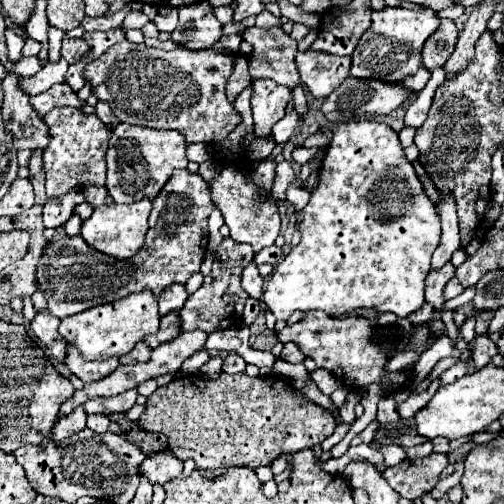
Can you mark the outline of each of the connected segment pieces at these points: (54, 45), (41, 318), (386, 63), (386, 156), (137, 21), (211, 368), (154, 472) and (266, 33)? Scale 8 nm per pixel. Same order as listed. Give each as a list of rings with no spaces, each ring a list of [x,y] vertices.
[[[49,26],[47,34],[49,34],[49,60],[59,60],[61,58],[61,40],[63,40],[65,32],[55,26]]]
[[[45,310],[37,312],[35,318],[31,320],[31,328],[35,332],[35,336],[51,350],[51,354],[63,362],[63,352],[65,352],[65,340],[59,336],[57,332],[59,320],[55,320],[55,316],[49,316]]]
[[[385,6],[373,10],[373,24],[367,34],[361,36],[355,52],[351,76],[355,78],[383,78],[383,80],[405,80],[415,74],[421,64],[421,48],[425,40],[439,28],[441,18],[433,8],[393,8]]]
[[[349,122],[349,124],[337,124],[333,128],[333,138],[329,142],[329,148],[323,156],[321,170],[319,170],[319,184],[311,194],[309,204],[299,212],[301,220],[297,224],[297,230],[301,232],[301,242],[285,256],[285,260],[275,268],[273,274],[265,278],[265,292],[263,292],[263,302],[265,306],[275,314],[277,320],[287,320],[295,310],[309,312],[309,310],[323,310],[329,316],[349,316],[357,314],[361,308],[375,308],[377,312],[393,312],[399,318],[405,318],[409,312],[415,312],[421,308],[425,302],[423,290],[425,290],[425,276],[431,268],[431,254],[439,246],[439,214],[435,210],[435,202],[427,196],[421,180],[415,174],[413,164],[405,158],[405,150],[399,142],[399,134],[383,124],[383,122]]]
[[[137,10],[137,12],[129,12],[127,16],[125,16],[125,20],[123,20],[123,28],[141,28],[141,26],[145,26],[149,22],[149,18],[141,12],[141,10]]]
[[[213,356],[209,362],[205,362],[205,364],[201,366],[201,374],[213,380],[215,376],[221,374],[221,366],[223,366],[223,358],[221,358],[221,356]]]
[[[173,450],[153,452],[141,464],[141,472],[149,478],[151,484],[165,484],[171,478],[177,478],[181,470],[183,462],[173,454]]]
[[[251,26],[243,32],[243,40],[253,46],[253,52],[249,54],[249,74],[253,80],[271,78],[289,88],[299,84],[299,72],[295,66],[297,42],[279,26],[267,30]]]

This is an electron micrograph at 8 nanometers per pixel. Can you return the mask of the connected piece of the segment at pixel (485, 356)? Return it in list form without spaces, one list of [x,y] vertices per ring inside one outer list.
[[[479,334],[475,338],[475,350],[473,350],[473,362],[477,368],[483,368],[491,356],[497,354],[497,346],[495,342],[489,338],[489,334]]]

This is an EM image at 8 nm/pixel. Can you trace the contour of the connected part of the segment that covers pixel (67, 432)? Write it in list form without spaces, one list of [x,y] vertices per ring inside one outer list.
[[[79,406],[79,408],[75,408],[71,414],[59,418],[59,420],[55,422],[55,426],[53,426],[53,440],[55,440],[55,444],[63,442],[63,440],[65,440],[67,436],[71,436],[73,432],[83,430],[83,428],[85,428],[85,422],[87,422],[87,414],[85,414],[83,406]]]

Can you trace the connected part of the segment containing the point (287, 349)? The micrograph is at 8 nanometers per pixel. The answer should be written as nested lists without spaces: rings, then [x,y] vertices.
[[[287,342],[287,344],[283,346],[281,358],[283,358],[283,360],[287,360],[287,362],[293,362],[293,364],[297,364],[297,362],[303,362],[305,354],[299,350],[299,346],[297,346],[295,342]]]

